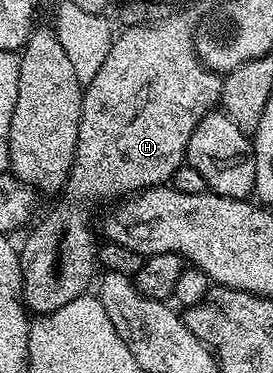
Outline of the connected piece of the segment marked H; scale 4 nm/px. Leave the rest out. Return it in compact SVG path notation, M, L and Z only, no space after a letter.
M136 23L131 27L112 40L105 63L101 63L97 75L93 75L84 88L75 162L61 193L63 202L48 217L41 218L39 222L36 220L35 230L21 244L19 262L23 276L23 303L32 314L52 313L57 311L57 307L65 307L65 303L73 303L73 299L88 292L87 284L91 276L92 281L96 276L97 242L91 230L91 213L87 209L102 201L118 203L145 189L167 185L185 163L187 144L193 131L204 115L220 104L223 91L220 74L195 65L187 45L187 35L182 33L181 28L161 29Z

